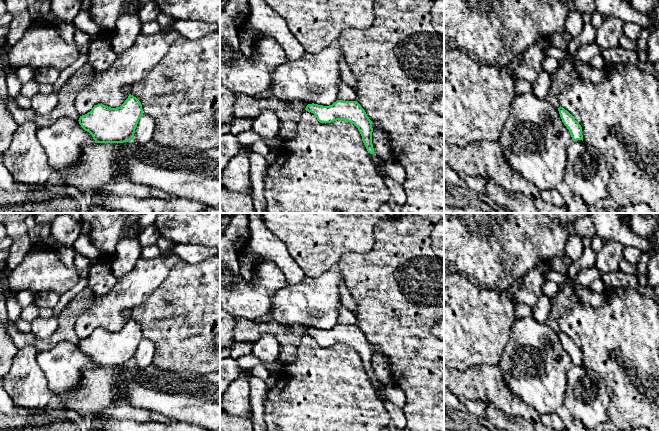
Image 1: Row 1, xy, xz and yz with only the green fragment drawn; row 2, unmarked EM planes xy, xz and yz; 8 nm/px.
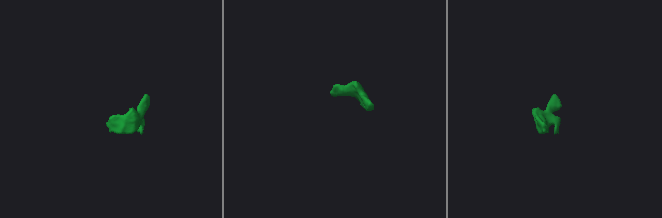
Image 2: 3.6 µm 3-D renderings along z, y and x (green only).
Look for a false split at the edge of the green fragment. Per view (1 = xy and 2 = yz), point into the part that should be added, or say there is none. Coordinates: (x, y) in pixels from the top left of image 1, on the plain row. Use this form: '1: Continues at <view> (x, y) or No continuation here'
1: No continuation here
2: No continuation here

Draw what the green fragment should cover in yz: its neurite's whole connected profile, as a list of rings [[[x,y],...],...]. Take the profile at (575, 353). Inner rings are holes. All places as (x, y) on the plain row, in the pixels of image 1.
[[[563,331],[558,332],[560,341],[562,343],[562,346],[567,351],[567,353],[570,356],[570,359],[572,361],[573,365],[582,364],[583,365],[583,359],[582,359],[582,351],[579,348],[578,345],[575,344],[575,342]]]

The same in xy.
[[[129,318],[120,331],[111,332],[98,328],[87,338],[80,340],[78,345],[81,351],[92,359],[96,367],[124,367],[134,363],[135,353],[142,339],[140,325]]]

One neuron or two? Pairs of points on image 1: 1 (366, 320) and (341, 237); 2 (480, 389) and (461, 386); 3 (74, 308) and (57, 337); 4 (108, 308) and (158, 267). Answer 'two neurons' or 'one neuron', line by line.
1: two neurons
2: one neuron
3: one neuron
4: one neuron

